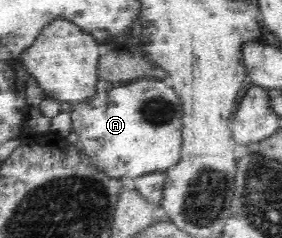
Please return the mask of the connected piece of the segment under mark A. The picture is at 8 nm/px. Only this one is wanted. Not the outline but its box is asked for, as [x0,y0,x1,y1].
[71,75,183,183]

